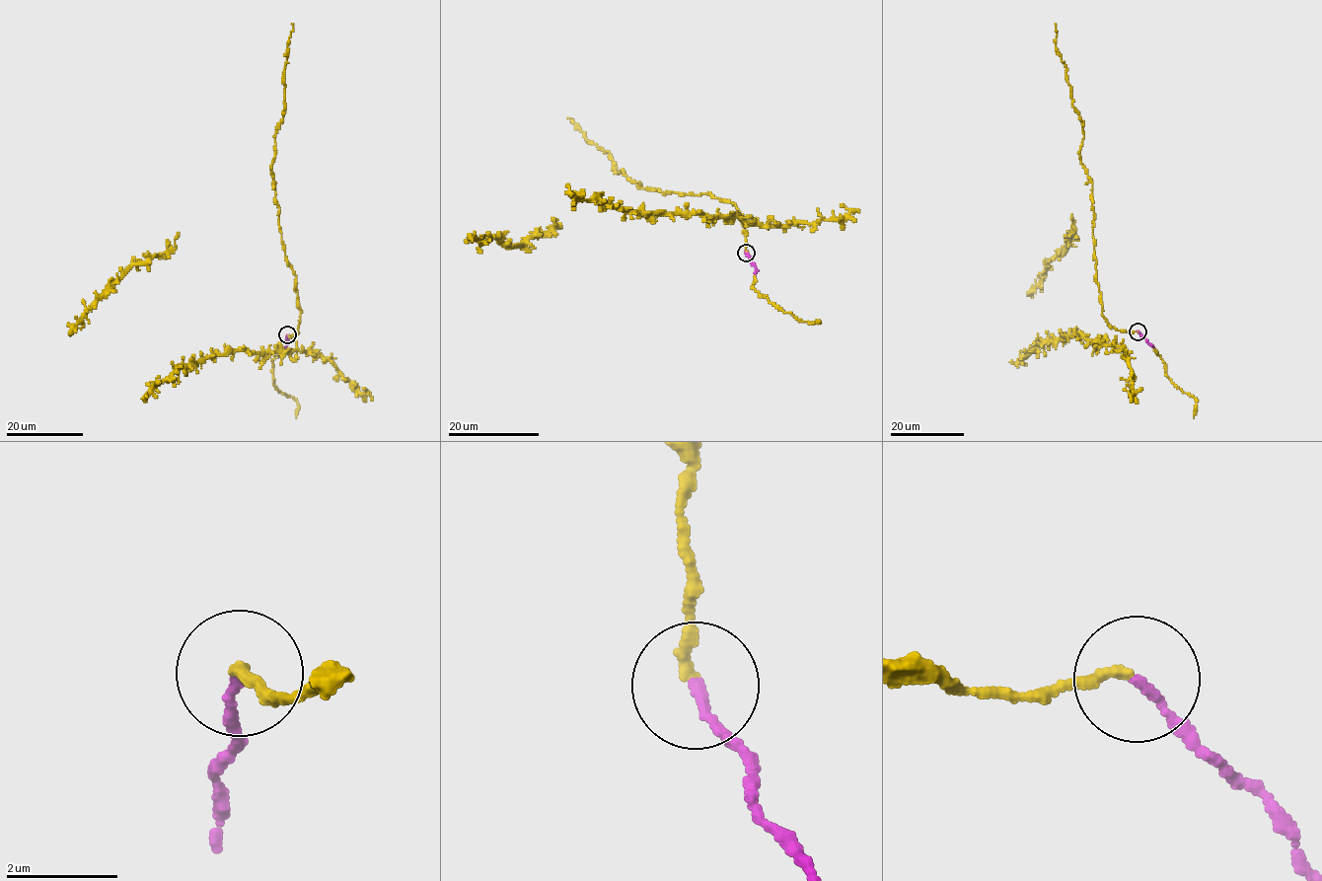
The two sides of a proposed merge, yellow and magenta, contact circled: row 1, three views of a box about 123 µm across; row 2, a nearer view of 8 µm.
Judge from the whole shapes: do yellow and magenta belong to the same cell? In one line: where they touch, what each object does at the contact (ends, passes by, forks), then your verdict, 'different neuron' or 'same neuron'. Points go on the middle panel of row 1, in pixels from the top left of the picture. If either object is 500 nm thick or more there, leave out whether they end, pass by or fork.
place (746, 253); yellow ends; magenta ends; same neuron

